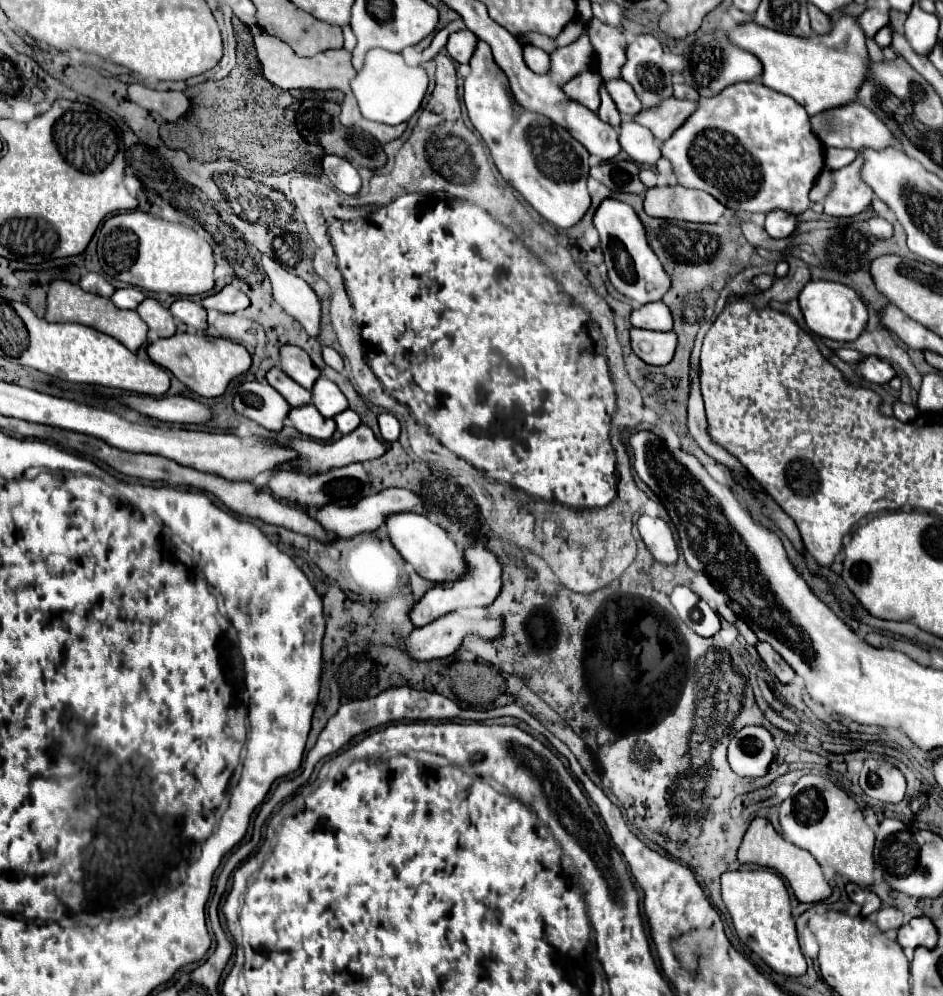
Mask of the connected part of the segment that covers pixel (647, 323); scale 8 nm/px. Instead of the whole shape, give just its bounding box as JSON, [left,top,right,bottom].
[631,301,673,331]

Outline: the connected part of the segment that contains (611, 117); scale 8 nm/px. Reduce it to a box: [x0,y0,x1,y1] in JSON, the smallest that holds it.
[597,89,621,129]

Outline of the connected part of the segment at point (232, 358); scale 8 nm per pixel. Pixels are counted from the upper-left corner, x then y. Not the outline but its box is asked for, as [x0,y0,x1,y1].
[147,333,251,397]

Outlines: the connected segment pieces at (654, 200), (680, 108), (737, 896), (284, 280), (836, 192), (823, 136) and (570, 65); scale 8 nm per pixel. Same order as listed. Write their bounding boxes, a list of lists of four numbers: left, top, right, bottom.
[[645,185,725,223],[635,99,697,141],[721,871,807,977],[261,255,321,339],[823,155,873,217],[811,103,899,151],[549,31,595,83]]

